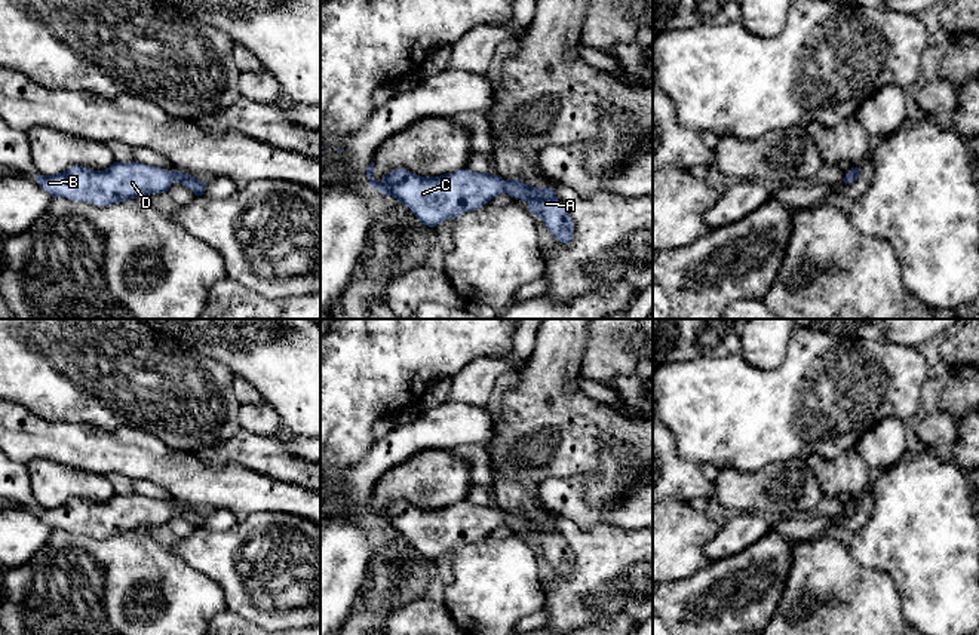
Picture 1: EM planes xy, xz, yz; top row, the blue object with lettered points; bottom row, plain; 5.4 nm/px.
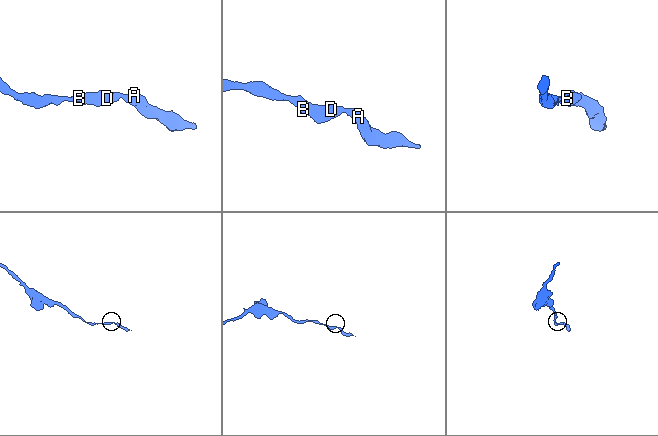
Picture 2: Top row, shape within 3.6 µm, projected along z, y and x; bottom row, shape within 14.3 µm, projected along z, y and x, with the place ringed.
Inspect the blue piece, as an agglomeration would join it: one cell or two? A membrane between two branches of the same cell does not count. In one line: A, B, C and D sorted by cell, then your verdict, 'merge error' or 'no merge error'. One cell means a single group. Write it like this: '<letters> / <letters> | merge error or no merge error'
A B C D | no merge error

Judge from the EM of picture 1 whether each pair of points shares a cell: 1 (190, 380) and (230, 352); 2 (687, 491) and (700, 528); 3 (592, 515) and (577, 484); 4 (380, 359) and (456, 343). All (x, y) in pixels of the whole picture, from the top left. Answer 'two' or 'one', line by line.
1: two
2: two
3: one
4: one

